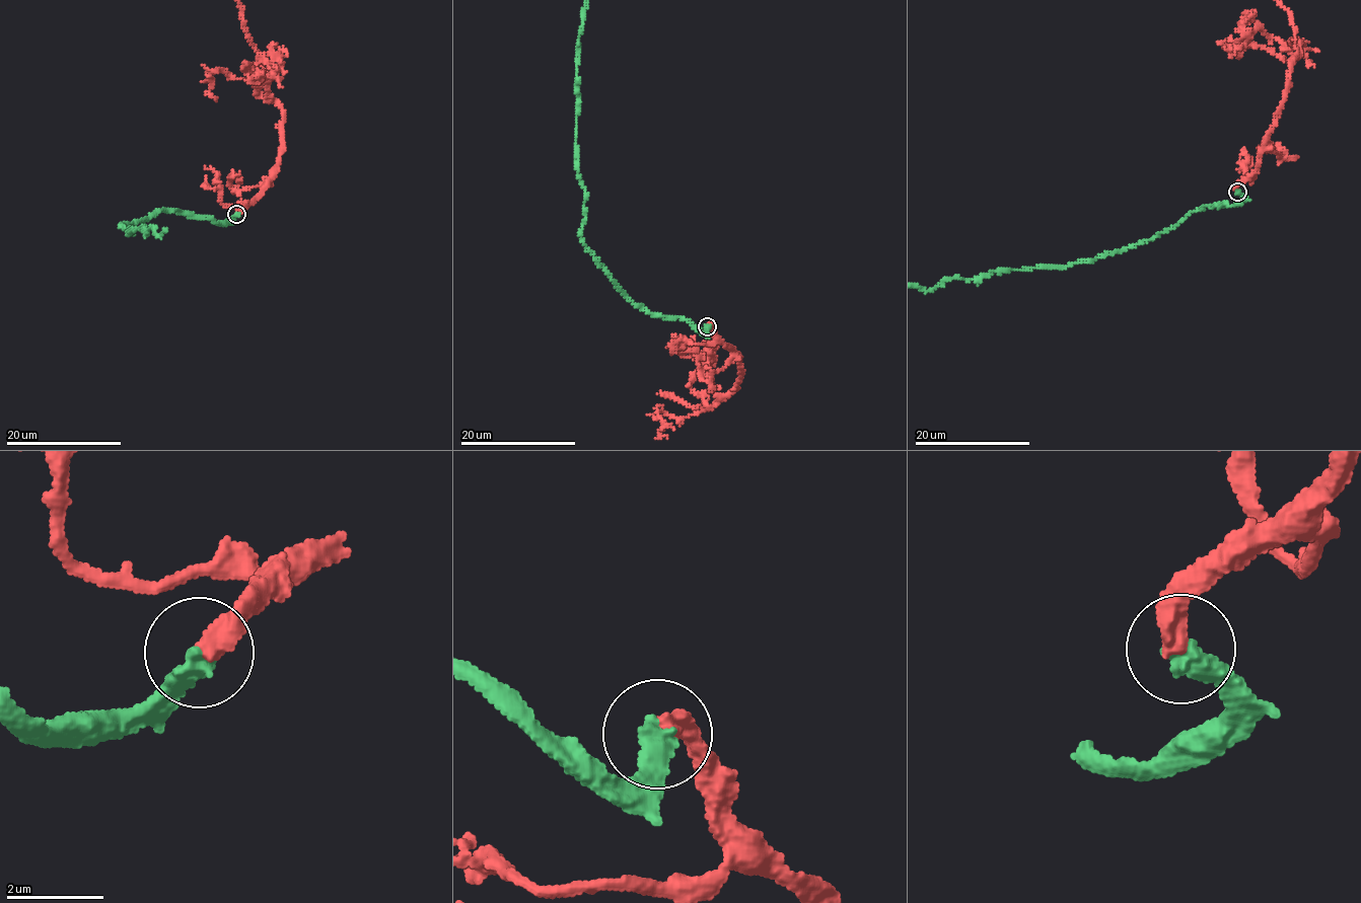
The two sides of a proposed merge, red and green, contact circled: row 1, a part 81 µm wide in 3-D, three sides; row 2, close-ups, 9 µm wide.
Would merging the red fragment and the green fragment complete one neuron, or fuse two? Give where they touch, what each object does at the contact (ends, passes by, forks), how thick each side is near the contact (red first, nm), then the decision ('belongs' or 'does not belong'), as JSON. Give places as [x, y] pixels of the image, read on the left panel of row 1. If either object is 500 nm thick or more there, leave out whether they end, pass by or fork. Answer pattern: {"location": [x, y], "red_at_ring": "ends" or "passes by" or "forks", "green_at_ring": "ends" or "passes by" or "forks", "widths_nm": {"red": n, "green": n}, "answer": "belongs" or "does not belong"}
{"location": [236, 214], "red_at_ring": "ends", "green_at_ring": "ends", "widths_nm": {"red": 440, "green": 440}, "answer": "belongs"}

